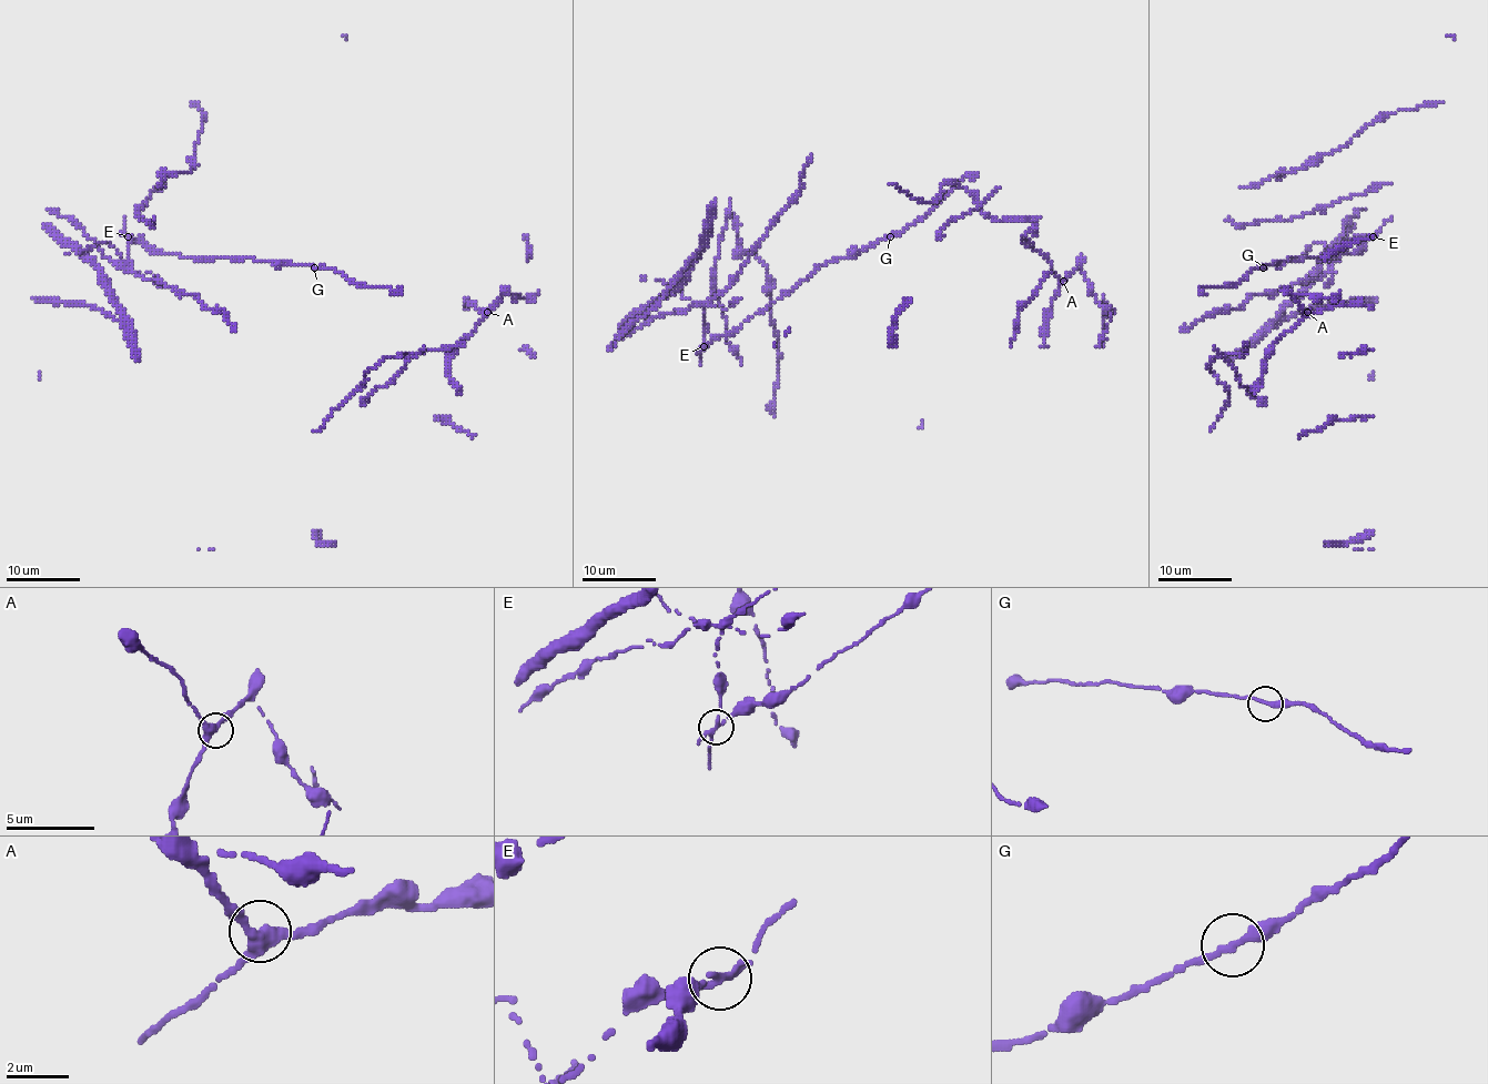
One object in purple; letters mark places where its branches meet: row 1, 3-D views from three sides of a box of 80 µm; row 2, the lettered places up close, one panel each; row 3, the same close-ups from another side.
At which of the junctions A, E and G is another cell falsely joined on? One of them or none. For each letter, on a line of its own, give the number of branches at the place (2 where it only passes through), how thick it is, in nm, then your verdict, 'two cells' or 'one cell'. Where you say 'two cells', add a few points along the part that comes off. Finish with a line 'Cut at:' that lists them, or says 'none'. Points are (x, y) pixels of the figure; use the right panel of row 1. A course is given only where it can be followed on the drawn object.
A: 3 branches meet; 340 nm thick; one cell
E: 3 branches meet; 200 nm thick; two cells
G: 2 branches meet; 260 nm thick; one cell
Cut at: E

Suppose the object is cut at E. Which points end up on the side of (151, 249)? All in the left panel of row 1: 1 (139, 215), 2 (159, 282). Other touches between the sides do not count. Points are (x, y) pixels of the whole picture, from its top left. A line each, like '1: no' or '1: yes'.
1: yes
2: no

